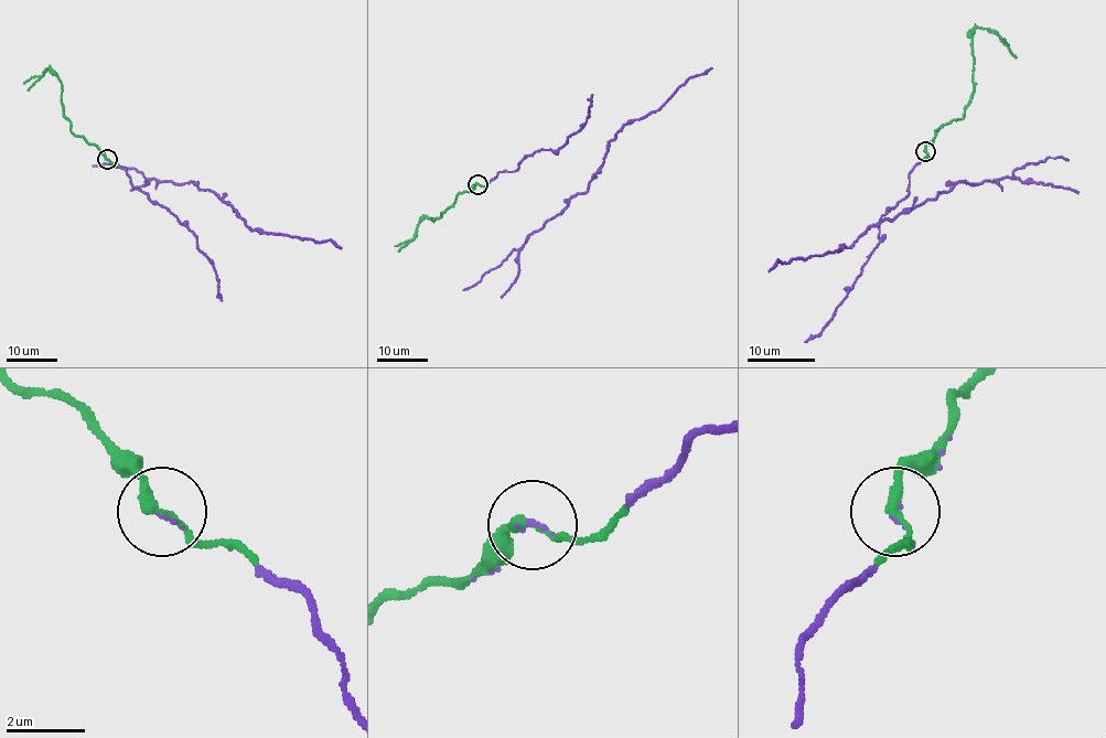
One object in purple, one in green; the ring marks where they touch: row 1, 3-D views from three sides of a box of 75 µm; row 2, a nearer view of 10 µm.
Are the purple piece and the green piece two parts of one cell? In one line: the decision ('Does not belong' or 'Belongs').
Belongs

